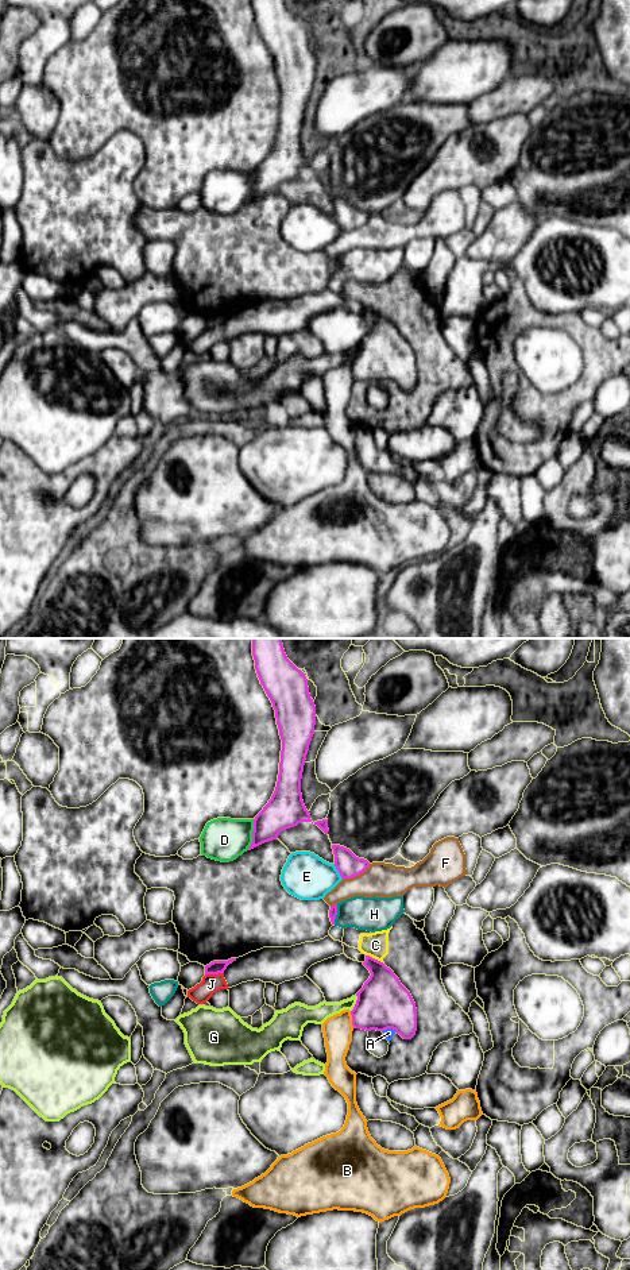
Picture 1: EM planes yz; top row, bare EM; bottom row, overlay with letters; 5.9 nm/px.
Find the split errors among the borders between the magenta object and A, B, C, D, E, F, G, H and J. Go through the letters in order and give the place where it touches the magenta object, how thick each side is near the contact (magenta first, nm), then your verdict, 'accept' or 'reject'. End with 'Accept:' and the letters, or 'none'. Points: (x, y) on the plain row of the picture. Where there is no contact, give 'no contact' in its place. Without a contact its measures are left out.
A: contact yz (389, 379); calibres 300 and 60 nm; reject
B: contact yz (352, 371); calibres 300 and 180 nm; reject
C: contact yz (374, 311); calibres 280 and 150 nm; reject
D: contact yz (252, 186); calibres 220 and 260 nm; reject
E: contact yz (339, 224); calibres 140 and 280 nm; reject
F: contact yz (356, 227); calibres 140 and 200 nm; reject
G: contact yz (356, 355); calibres 300 and 110 nm; reject
H: contact yz (336, 266); calibres 50 and 200 nm; reject
J: contact yz (213, 325); calibres 80 and 110 nm; reject
Accept: none

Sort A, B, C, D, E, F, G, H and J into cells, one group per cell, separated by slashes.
A C / B / D / E / F / G / H / J

